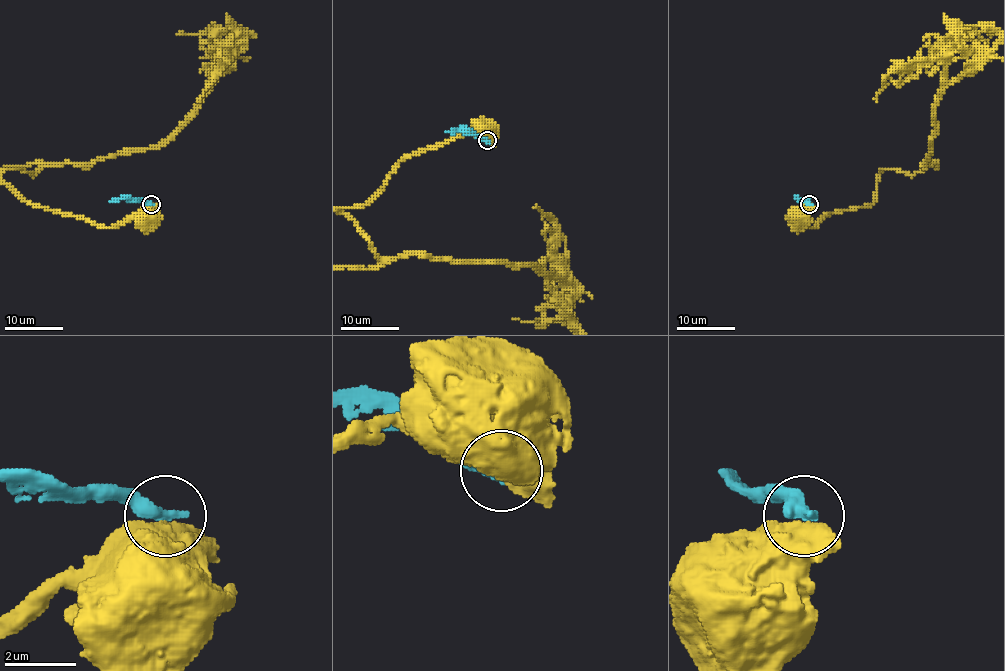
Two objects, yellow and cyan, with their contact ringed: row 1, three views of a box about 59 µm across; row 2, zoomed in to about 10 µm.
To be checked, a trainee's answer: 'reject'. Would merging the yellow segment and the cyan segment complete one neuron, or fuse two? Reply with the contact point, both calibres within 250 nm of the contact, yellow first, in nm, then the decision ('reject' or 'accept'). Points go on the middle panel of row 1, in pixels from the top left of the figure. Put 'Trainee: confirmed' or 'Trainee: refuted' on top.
Trainee: confirmed
at (487, 140); 800 nm thick on the yellow side, 480 nm on the other; reject

